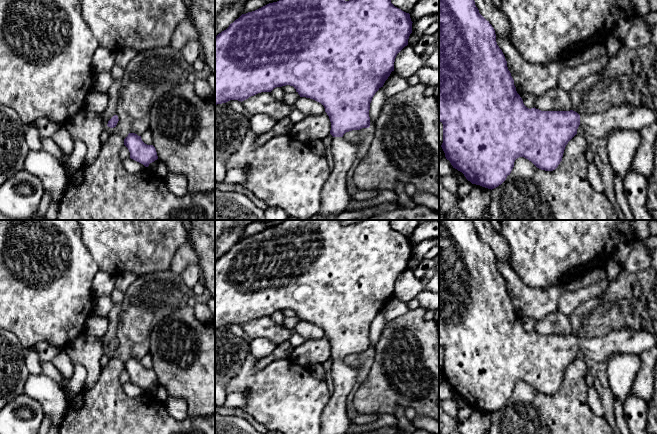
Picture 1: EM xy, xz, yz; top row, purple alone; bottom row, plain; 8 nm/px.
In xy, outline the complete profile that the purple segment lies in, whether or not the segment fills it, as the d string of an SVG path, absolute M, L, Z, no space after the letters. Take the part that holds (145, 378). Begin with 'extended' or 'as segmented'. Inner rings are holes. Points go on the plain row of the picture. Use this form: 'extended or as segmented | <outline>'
as segmented | M129 357L124 363L124 369L130 376L130 382L148 391L150 387L158 383L156 373L153 369L145 368L141 360Z

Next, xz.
extended | M285 220L277 226L269 227L255 235L242 238L229 251L215 261L215 329L230 324L244 325L261 316L271 316L276 311L293 310L300 321L313 323L321 327L331 346L330 358L334 361L329 376L333 380L334 392L323 410L320 434L345 434L351 424L348 416L346 400L357 378L359 368L343 362L346 356L370 351L370 327L375 317L383 311L385 305L394 295L394 286L397 278L408 269L412 257L410 238L395 231L391 227L391 220L362 220L358 223L345 225L342 220Z

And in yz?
extended | M439 220L439 346L443 348L445 381L453 392L462 396L472 408L488 413L501 409L510 399L519 381L531 385L545 395L555 394L562 385L568 366L577 358L580 350L594 362L607 362L617 353L641 355L657 344L657 334L626 322L617 324L607 335L579 339L570 335L541 335L527 332L516 315L507 285L496 266L492 249L480 237L472 220Z

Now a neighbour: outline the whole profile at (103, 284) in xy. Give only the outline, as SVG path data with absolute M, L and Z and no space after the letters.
M98 271L92 282L92 292L95 300L98 297L110 297L115 288L116 276Z

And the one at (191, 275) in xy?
M189 264L185 267L180 276L185 284L192 289L201 279L201 268L199 264Z

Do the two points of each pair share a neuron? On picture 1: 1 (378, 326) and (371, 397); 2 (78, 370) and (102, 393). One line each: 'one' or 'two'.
1: two
2: two

